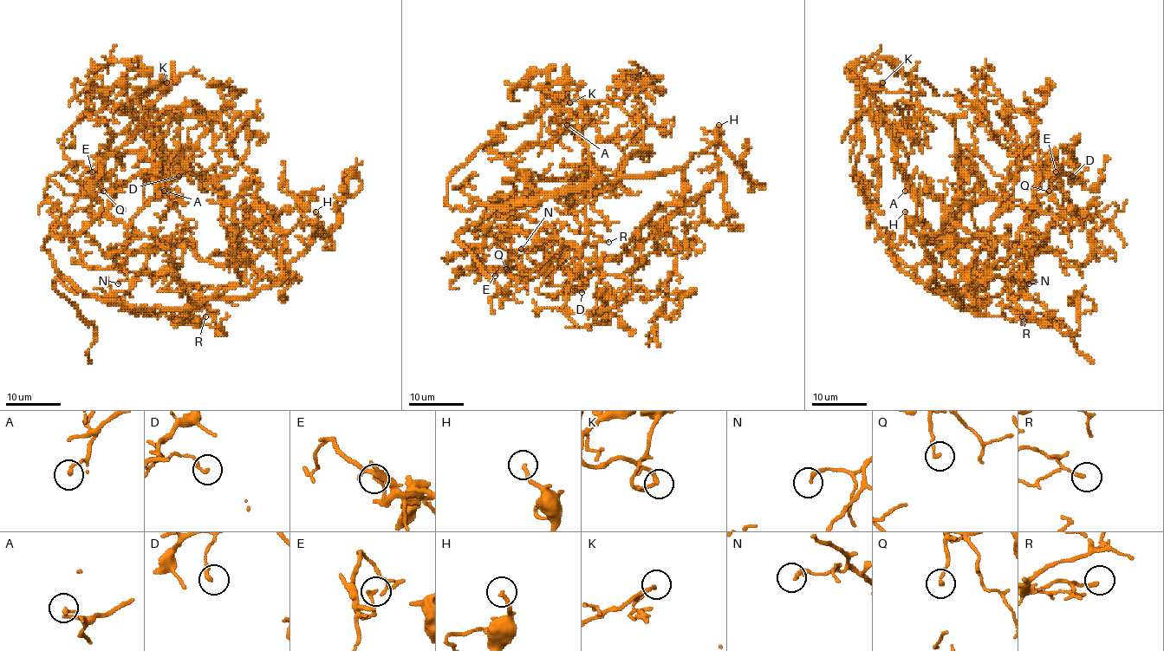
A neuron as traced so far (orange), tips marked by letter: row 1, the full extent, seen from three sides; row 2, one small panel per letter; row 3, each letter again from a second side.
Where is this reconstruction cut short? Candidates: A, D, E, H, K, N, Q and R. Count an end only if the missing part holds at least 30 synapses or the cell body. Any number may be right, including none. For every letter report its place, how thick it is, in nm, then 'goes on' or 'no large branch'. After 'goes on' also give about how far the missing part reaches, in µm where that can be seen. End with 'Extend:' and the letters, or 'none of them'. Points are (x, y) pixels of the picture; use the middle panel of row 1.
A: (567, 125) | 170 nm | no large branch
D: (582, 292) | 200 nm | no large branch
E: (495, 276) | 180 nm | no large branch
H: (718, 125) | 190 nm | goes on | 35 µm
K: (569, 102) | 180 nm | no large branch
N: (521, 249) | 190 nm | no large branch
Q: (506, 269) | 140 nm | no large branch
R: (608, 242) | 120 nm | no large branch
Extend: H

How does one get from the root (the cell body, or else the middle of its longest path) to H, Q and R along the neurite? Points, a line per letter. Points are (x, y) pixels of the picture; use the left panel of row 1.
H: (213, 288), (223, 297), (250, 297), (260, 289), (276, 286), (288, 274), (289, 264), (313, 239), (315, 211)
Q: (213, 288), (223, 297), (250, 297), (281, 281), (238, 256), (208, 180), (125, 151), (100, 180), (103, 191)
R: (213, 288), (216, 290), (213, 296), (208, 296), (181, 315), (185, 320), (205, 316)

